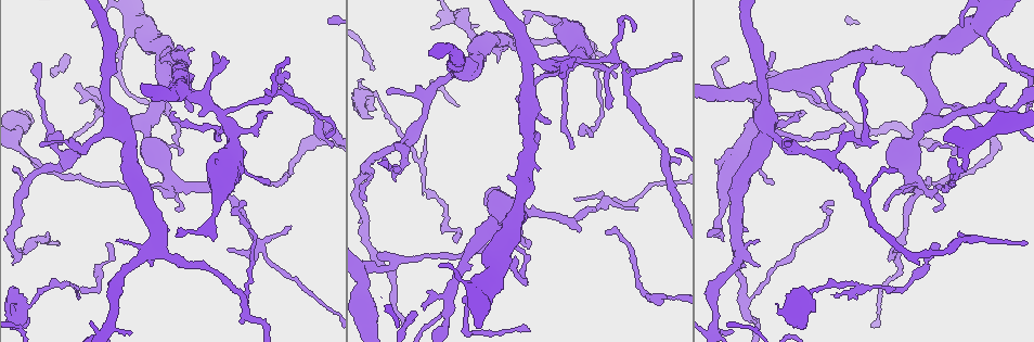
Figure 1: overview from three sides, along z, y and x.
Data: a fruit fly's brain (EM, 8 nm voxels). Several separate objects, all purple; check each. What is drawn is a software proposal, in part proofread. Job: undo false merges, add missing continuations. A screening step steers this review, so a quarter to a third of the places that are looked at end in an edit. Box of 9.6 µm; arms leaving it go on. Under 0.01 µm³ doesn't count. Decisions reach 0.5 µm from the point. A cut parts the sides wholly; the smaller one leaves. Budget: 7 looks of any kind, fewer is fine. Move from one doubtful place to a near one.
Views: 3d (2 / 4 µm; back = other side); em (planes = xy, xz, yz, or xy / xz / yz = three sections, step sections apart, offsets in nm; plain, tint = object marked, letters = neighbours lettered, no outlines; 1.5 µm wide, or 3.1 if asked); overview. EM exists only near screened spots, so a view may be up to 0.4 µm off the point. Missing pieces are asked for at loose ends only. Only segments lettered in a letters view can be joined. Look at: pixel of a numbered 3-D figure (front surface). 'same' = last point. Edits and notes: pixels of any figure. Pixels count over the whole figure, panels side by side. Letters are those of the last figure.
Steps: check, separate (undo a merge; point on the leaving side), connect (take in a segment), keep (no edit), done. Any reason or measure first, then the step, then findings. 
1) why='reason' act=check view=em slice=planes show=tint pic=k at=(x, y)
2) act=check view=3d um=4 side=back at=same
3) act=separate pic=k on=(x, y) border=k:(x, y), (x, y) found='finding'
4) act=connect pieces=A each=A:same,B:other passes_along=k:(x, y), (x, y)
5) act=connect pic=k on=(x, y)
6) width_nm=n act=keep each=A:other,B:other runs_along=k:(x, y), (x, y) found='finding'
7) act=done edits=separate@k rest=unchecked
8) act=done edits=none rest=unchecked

why='branch stops here' act=check view=em slice=planes show=tint pic=1 at=(228, 60)

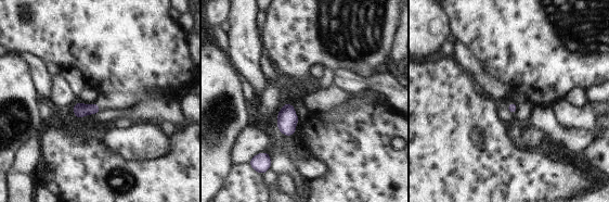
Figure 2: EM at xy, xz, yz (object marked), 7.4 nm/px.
why='see the neighbours' act=check view=em slice=planes show=letters at=same

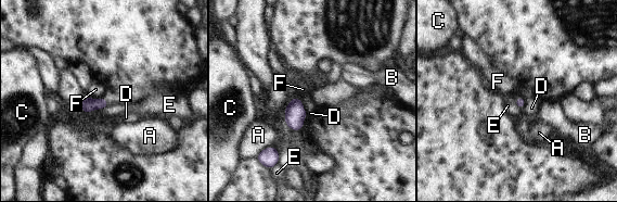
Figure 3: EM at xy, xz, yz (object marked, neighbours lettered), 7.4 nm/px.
act=keep each=A:other,B:other,C:other,D:other,E:other,F:other found='none of them fits'

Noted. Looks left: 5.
why='sudden change in width' act=check view=em slice=planes show=letters pic=1 at=(753, 130)

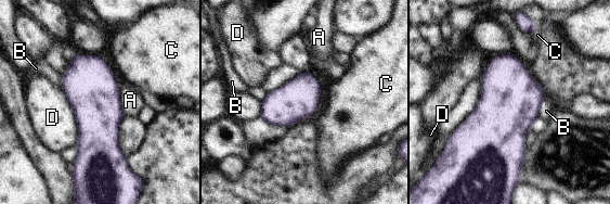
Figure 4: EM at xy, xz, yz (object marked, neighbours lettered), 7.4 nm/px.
act=keep each=A:other,B:other,C:other,D:other border=4:(118, 89), (120, 105), (125, 115) found='all the same cell'

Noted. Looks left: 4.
why='thick end' act=check view=3d um=2 pic=1 at=(499, 61)

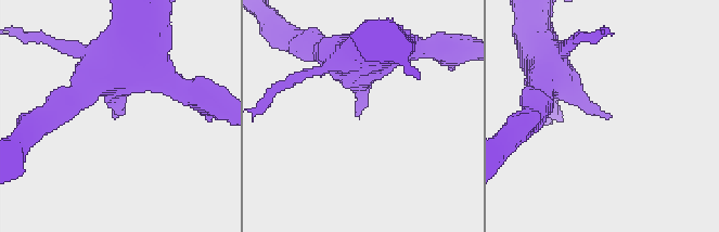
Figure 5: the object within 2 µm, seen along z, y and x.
act=check view=em slice=xz step=8 show=letters pic=5 at=(120, 112)

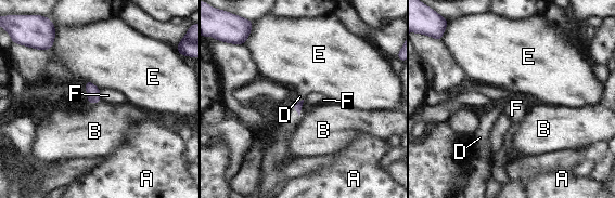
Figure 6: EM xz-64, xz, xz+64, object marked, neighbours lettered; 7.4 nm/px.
longest_contact=E:140nm act=keep each=A:other,B:other,D:other,E:other,F:other border=6:(99, 90), (101, 100) found='none of them fits'

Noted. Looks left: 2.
act=done edits=none rest=unchecked

